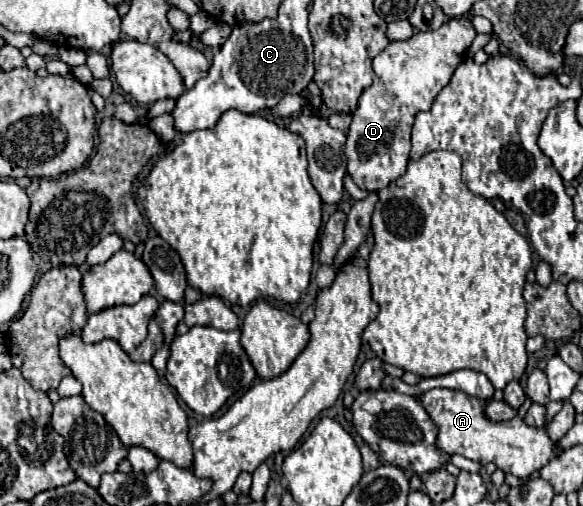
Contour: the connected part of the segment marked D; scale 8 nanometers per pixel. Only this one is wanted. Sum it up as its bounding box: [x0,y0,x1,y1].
[344,17,476,191]

